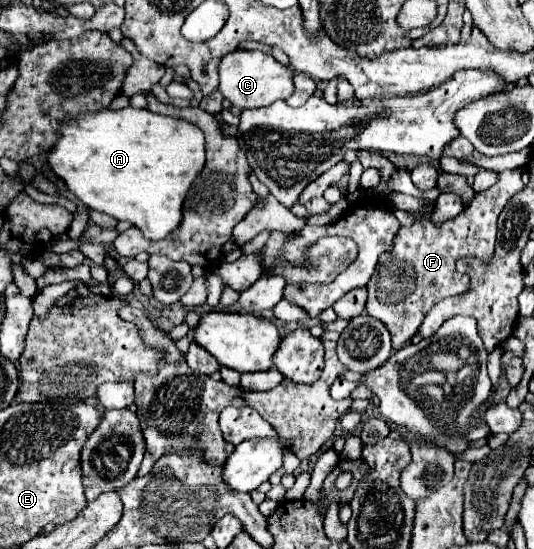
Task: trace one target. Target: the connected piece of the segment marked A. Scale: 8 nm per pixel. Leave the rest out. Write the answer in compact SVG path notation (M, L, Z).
M121 108L121 110L103 110L101 114L89 114L89 118L81 118L81 122L69 122L69 126L65 126L65 130L61 130L61 138L57 140L57 144L51 148L49 156L47 156L53 172L63 178L67 182L67 188L81 200L83 206L105 212L117 220L125 220L129 224L133 224L135 228L141 230L143 238L155 242L155 240L163 240L167 238L173 230L177 230L183 222L183 202L193 186L193 180L197 178L197 174L203 170L205 166L205 140L203 140L203 132L197 130L197 126L193 126L191 122L183 120L183 118L173 118L173 116L161 116L161 114L153 114L145 108Z

